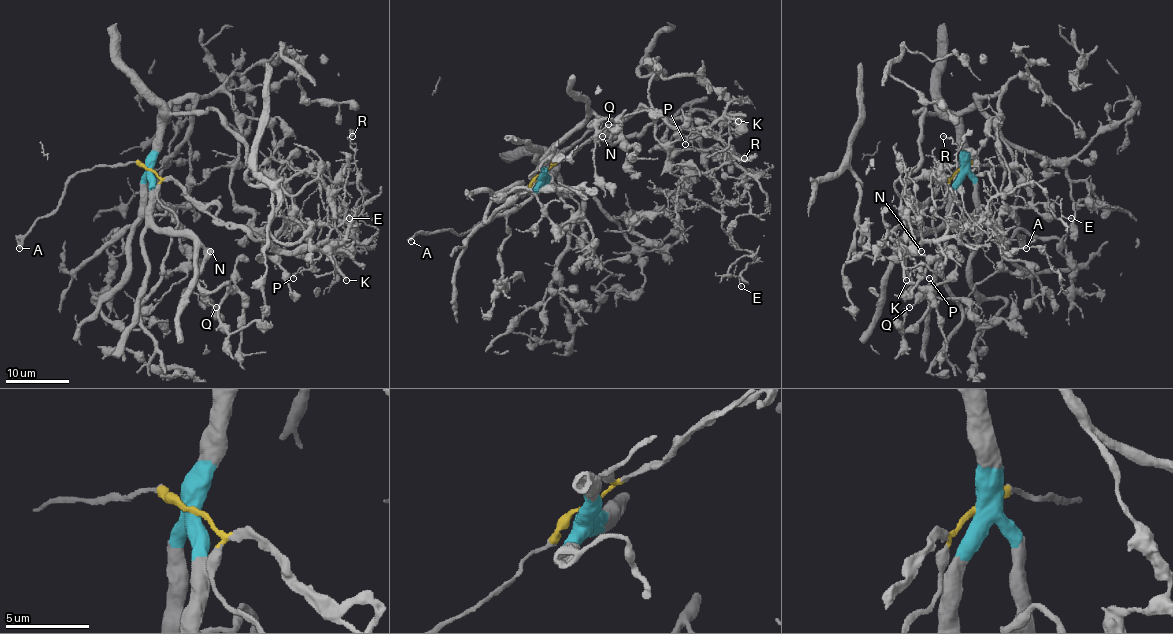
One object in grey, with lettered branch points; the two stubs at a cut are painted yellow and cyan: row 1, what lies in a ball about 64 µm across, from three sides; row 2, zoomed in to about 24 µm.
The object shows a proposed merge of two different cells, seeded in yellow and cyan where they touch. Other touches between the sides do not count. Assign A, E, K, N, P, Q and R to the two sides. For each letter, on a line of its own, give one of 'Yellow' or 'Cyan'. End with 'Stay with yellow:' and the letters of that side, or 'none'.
A: Yellow
E: Yellow
K: Yellow
N: Cyan
P: Yellow
Q: Cyan
R: Yellow
Stay with yellow: A, E, K, P, R

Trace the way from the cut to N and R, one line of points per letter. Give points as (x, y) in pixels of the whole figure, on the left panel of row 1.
N: (149, 170), (149, 213), (152, 220), (162, 228), (181, 230), (211, 250)
R: (149, 170), (174, 181), (215, 217), (282, 250), (313, 250), (348, 238), (364, 208), (352, 135)

